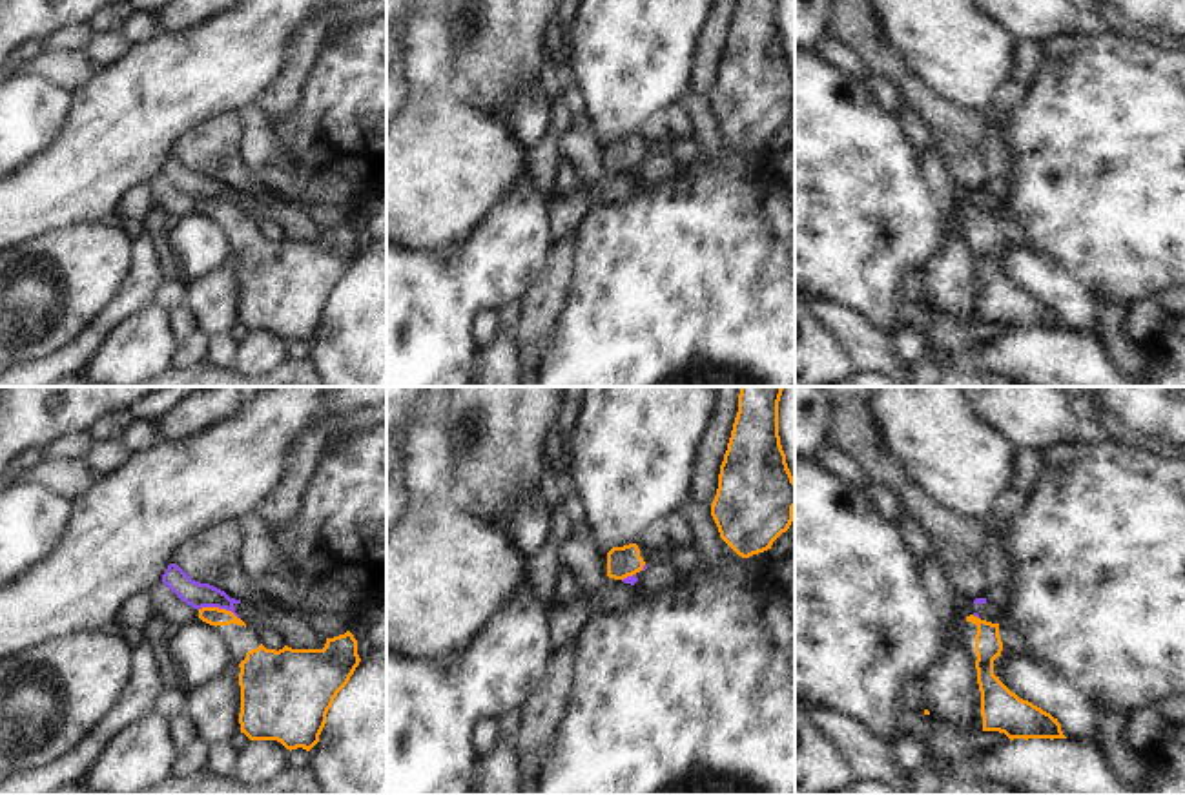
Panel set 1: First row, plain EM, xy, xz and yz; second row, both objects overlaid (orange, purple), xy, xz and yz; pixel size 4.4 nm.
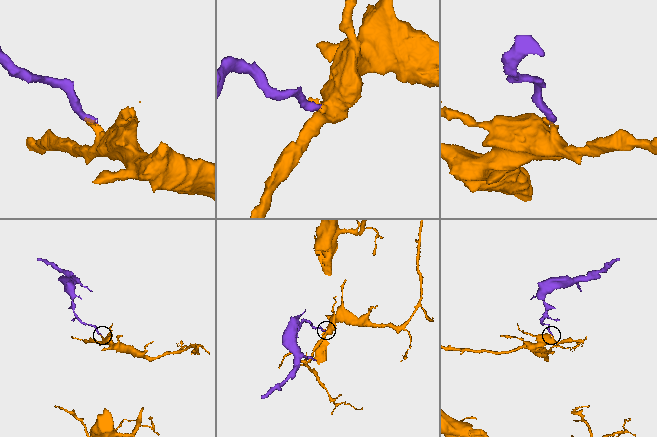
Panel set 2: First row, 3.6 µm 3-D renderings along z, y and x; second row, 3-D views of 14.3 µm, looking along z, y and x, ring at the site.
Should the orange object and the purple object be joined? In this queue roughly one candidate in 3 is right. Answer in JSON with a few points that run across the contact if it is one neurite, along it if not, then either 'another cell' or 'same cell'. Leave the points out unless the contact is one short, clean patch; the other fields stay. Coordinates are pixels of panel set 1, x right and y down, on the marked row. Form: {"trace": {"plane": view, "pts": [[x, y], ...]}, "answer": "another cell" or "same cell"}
{"trace": {"plane": "xy", "pts": [[199, 608], [225, 608], [237, 619]]}, "answer": "another cell"}

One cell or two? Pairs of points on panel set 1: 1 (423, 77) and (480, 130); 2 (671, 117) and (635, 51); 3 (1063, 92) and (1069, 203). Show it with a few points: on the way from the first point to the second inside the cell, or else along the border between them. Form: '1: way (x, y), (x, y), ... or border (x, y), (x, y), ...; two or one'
1: border (465, 97), (438, 93), (411, 99); two
2: border (680, 101), (655, 113), (640, 130); two
3: way (1069, 119), (1069, 175); one

